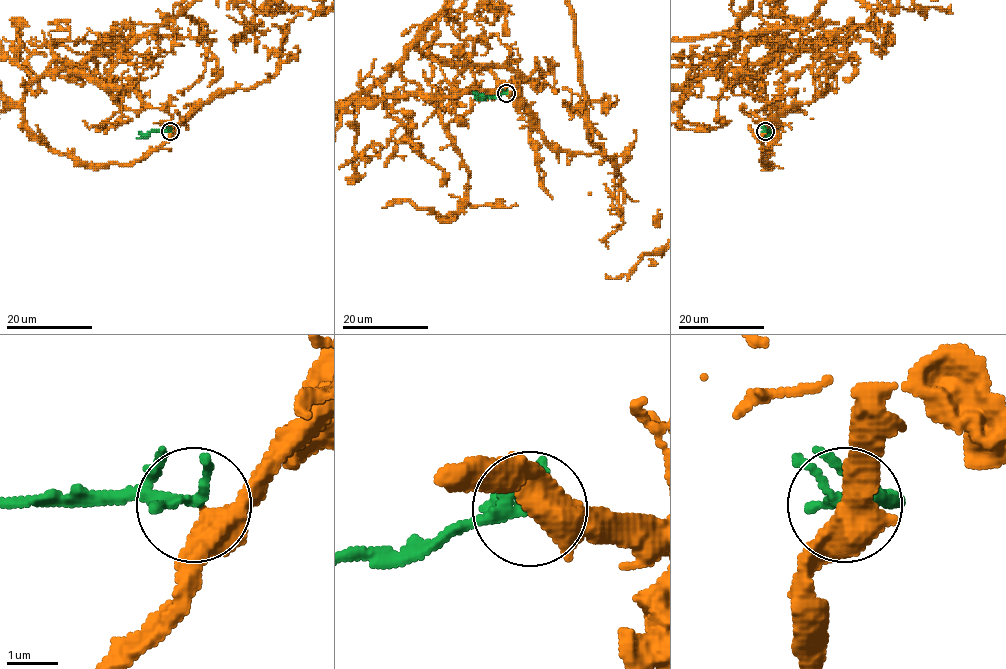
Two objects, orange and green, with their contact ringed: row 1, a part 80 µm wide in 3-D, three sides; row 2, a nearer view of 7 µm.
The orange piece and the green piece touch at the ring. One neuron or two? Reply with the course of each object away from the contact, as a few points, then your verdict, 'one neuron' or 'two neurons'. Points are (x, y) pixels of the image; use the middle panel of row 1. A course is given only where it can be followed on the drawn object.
green runs (506, 93), (487, 97), (472, 93); one neuron

